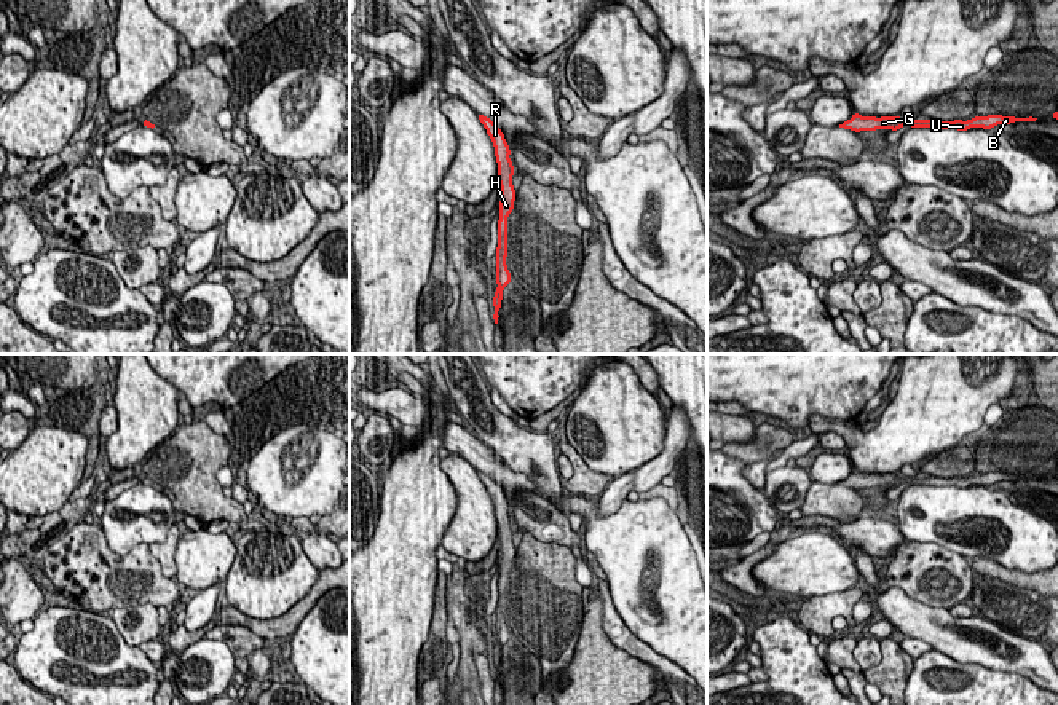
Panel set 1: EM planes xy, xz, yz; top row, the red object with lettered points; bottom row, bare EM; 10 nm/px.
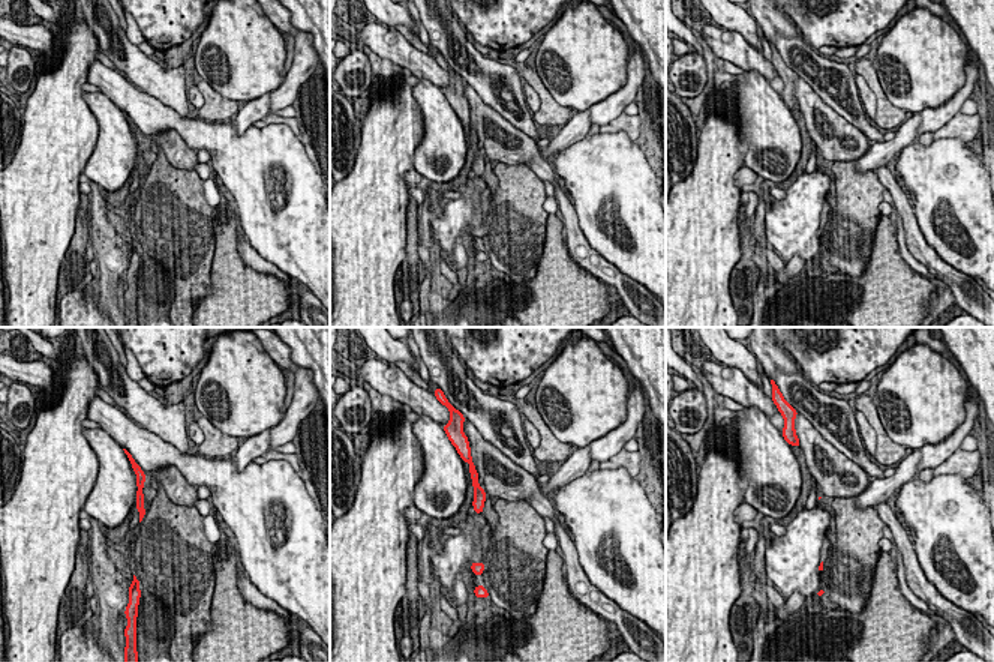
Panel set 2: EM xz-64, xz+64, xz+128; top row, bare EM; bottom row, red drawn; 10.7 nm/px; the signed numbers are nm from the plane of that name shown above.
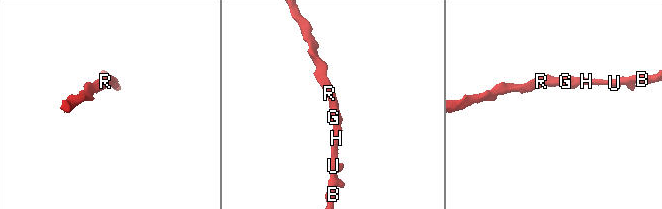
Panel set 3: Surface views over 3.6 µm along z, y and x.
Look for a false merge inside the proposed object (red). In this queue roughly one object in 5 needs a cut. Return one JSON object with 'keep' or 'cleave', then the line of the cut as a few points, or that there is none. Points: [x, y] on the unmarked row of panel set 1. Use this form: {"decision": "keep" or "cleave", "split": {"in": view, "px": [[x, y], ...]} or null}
{"decision": "keep", "split": null}

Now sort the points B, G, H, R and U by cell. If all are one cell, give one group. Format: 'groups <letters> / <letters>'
groups B G H R U

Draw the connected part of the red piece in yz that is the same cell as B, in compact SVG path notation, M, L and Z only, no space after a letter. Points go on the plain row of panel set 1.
M854 469L852 475L839 482L839 485L851 486L855 490L860 488L876 488L876 486L902 486L905 482L910 485L934 485L934 486L957 486L957 488L967 488L970 485L983 485L991 486L997 482L1010 482L1017 479L1036 479L1037 475L1015 475L1015 474L1002 474L1002 472L988 472L988 474L973 474L972 477L962 479L942 479L942 477L903 477L902 474L862 474Z

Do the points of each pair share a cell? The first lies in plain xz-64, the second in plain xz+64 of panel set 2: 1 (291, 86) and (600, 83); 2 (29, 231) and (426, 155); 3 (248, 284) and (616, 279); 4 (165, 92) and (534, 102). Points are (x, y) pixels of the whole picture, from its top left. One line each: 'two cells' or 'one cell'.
1: two cells
2: two cells
3: two cells
4: two cells

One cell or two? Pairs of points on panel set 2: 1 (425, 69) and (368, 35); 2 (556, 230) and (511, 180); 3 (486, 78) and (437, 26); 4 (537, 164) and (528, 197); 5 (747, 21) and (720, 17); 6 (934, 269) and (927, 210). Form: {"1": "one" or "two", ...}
{"1": "one", "2": "two", "3": "one", "4": "two", "5": "one", "6": "two"}

